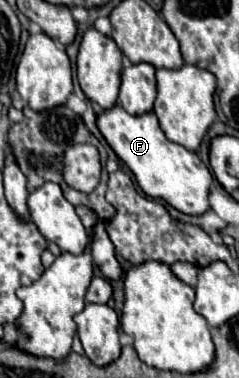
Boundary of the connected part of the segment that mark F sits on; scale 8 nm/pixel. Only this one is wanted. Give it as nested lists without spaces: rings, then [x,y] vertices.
[[[115,104],[113,108],[101,110],[97,114],[97,128],[107,140],[107,144],[113,148],[113,152],[135,174],[137,184],[147,196],[161,198],[185,214],[203,214],[205,210],[209,210],[207,194],[213,182],[209,168],[195,152],[167,140],[153,112],[133,116],[125,112],[121,104]]]

